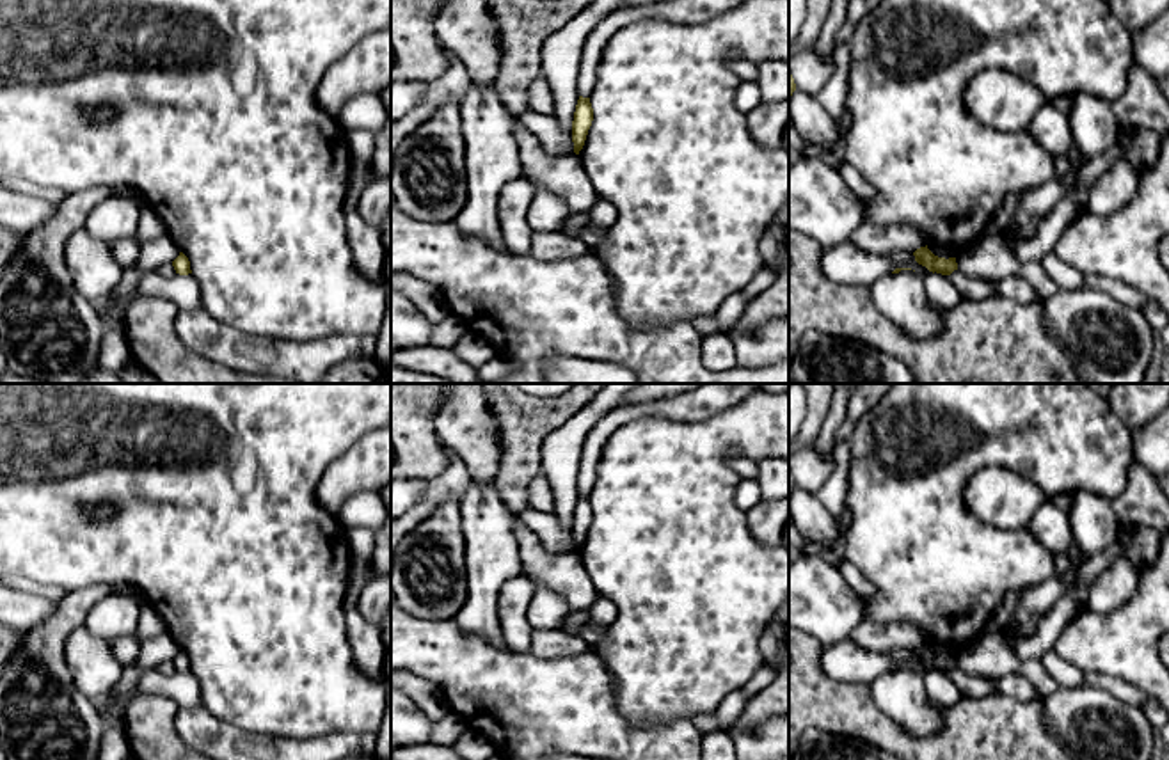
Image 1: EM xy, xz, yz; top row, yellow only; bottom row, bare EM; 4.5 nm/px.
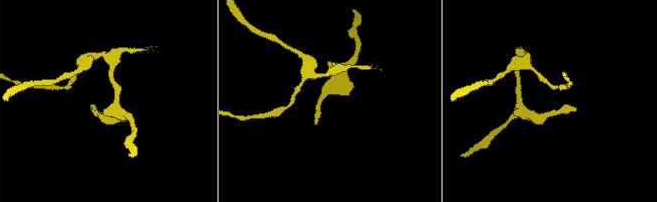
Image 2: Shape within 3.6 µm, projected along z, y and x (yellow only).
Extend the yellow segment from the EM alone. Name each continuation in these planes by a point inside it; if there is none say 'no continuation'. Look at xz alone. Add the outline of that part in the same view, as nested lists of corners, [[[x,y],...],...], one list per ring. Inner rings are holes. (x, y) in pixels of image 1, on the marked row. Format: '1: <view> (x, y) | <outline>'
no continuation

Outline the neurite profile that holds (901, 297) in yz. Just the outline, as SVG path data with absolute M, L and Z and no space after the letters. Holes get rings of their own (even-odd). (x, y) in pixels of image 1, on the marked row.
M913 270L890 273L871 286L878 311L917 339L938 336L940 314L931 307L922 275Z

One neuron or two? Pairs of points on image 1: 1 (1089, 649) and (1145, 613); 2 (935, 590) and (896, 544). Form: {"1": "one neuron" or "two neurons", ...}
{"1": "one neuron", "2": "one neuron"}

